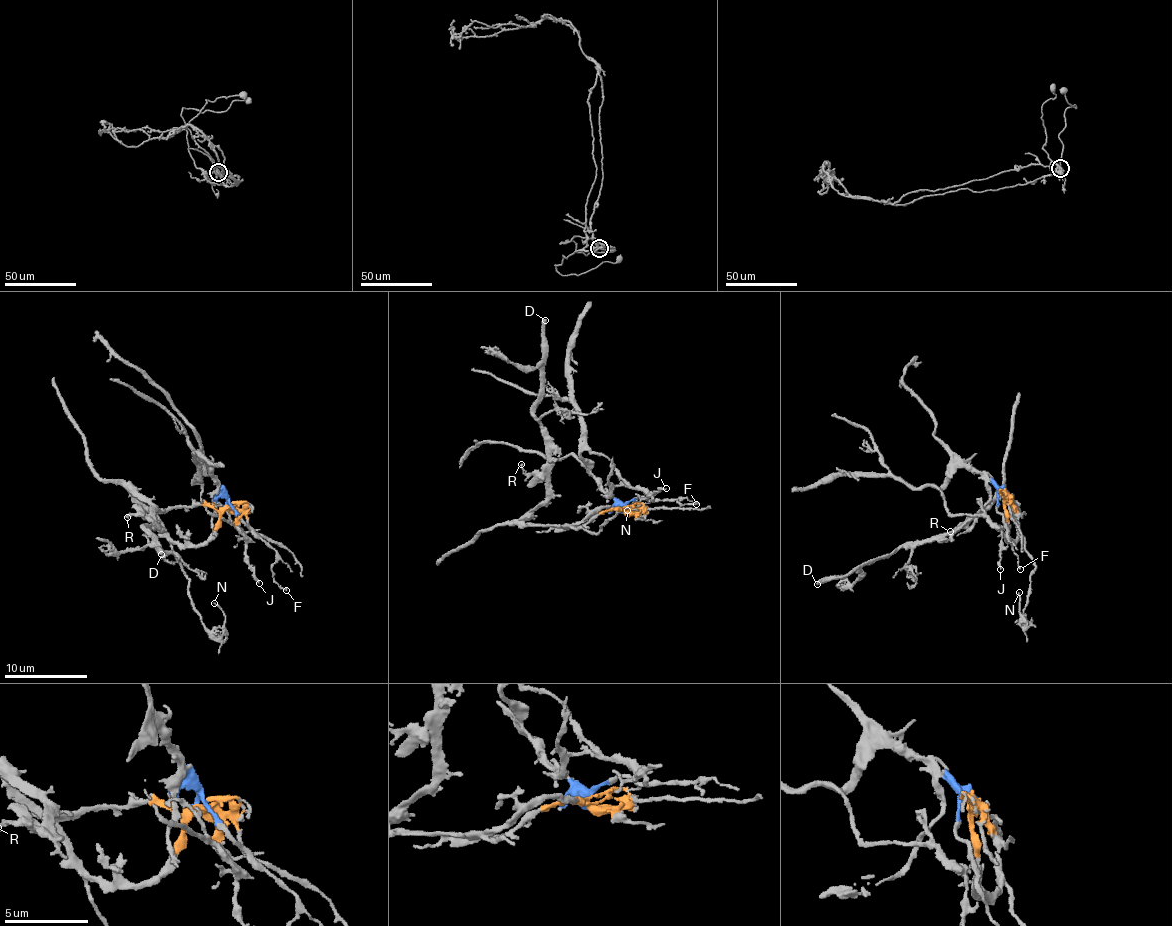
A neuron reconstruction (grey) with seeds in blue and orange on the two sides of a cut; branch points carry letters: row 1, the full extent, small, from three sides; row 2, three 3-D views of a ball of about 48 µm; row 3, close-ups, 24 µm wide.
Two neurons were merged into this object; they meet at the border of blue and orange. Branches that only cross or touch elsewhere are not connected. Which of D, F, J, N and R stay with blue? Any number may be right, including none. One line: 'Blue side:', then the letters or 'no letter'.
Blue side: F, J

